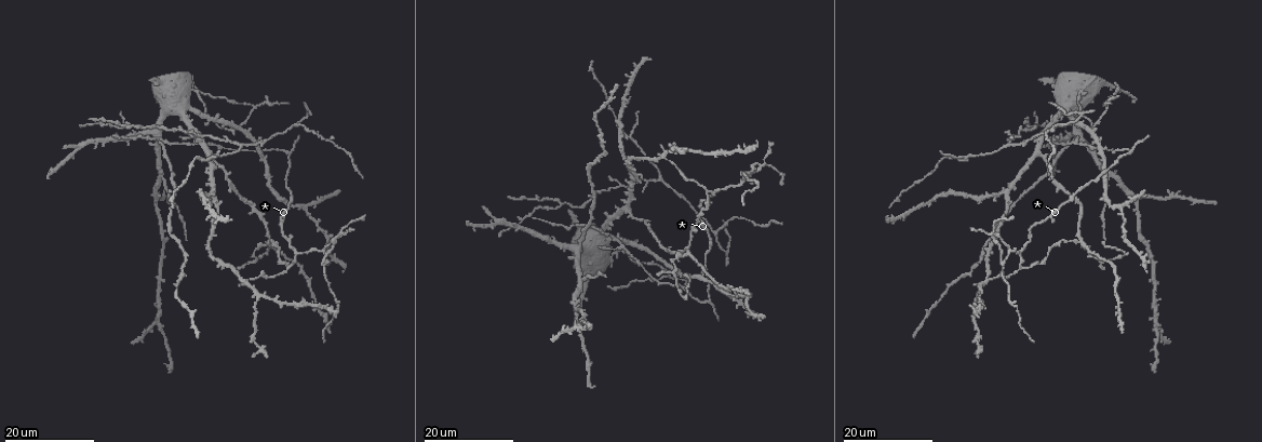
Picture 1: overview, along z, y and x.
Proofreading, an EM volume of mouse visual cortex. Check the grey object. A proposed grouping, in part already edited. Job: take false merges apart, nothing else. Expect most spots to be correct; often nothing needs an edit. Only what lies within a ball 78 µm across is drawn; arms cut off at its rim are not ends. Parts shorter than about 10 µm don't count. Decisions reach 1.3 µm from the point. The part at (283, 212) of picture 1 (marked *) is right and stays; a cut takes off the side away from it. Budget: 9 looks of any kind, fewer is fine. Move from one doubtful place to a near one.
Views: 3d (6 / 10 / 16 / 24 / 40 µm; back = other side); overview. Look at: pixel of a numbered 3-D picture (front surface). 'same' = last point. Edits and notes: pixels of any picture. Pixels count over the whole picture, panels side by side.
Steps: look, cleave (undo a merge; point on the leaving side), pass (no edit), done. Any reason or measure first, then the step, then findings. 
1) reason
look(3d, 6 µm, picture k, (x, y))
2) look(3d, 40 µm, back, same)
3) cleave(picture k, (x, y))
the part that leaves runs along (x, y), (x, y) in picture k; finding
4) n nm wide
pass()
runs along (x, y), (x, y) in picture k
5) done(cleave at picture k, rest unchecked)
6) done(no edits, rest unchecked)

three arms meet
look(3d, 16 µm, picture 1, (656, 265))

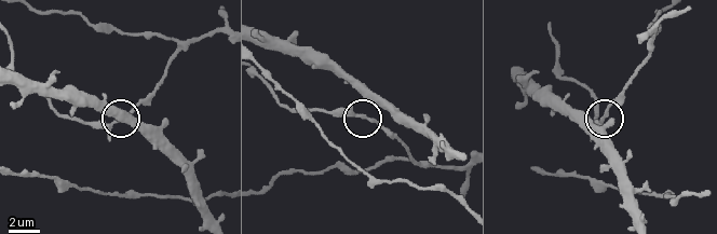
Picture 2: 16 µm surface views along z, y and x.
look(3d, 10 µm, picture 2, (353, 113))

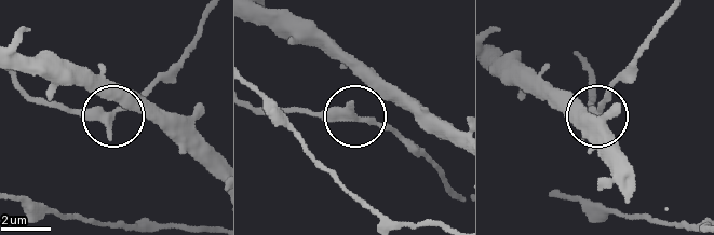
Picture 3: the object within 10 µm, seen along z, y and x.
from behind
look(3d, 10 µm, back, picture 3, (358, 119))

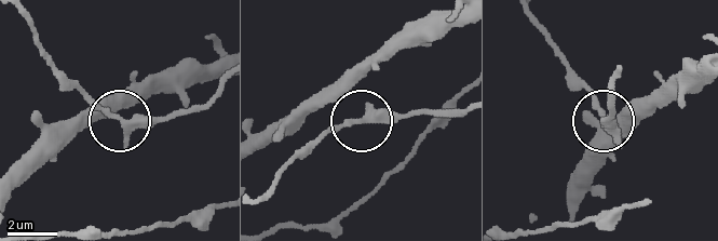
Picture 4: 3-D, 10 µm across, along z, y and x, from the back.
260 nm wide
pass()
runs along (619, 76), (606, 119), (590, 84) in picture 4; one neuron here

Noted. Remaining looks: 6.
three arms meet
look(3d, 24 µm, picture 1, (660, 181))

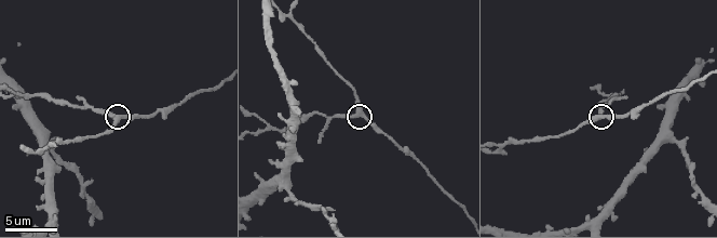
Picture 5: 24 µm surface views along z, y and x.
look(3d, 6 µm, picture 5, (598, 116))

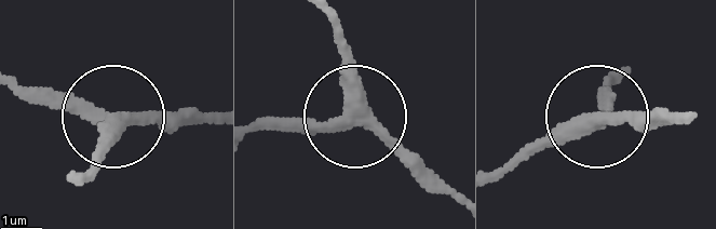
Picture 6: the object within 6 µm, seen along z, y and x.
side arm 39 µm
pass()
runs along (607, 80), (603, 110), (555, 131), (517, 169) in picture 6; one neuron here

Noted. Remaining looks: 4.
arms part here
look(3d, 16 µm, picture 1, (324, 264))

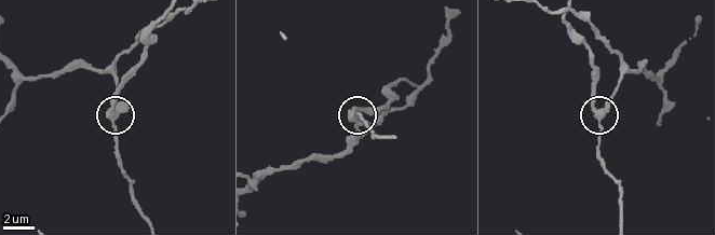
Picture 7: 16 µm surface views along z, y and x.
look(3d, 6 µm, picture 7, (350, 111))

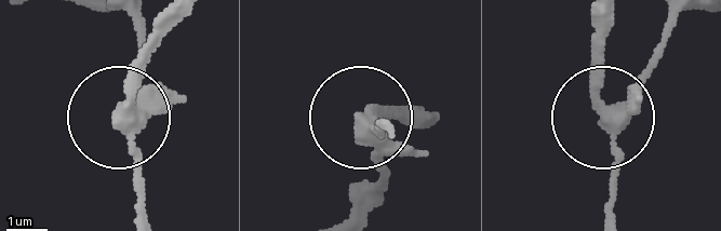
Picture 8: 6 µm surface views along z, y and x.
other side
look(3d, 6 µm, back, picture 8, (124, 114))

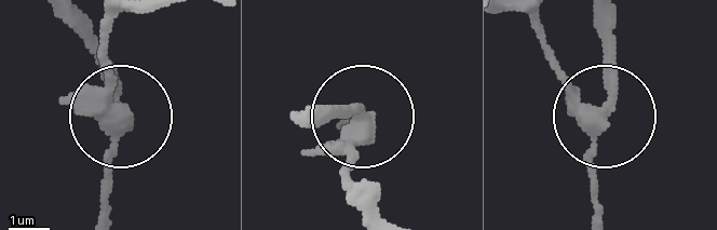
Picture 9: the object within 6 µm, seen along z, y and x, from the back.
320 nm wide
cleave(picture 9, (106, 176))
two neurons meet here

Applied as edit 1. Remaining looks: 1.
done(cleave at picture 9, rest unchecked)

